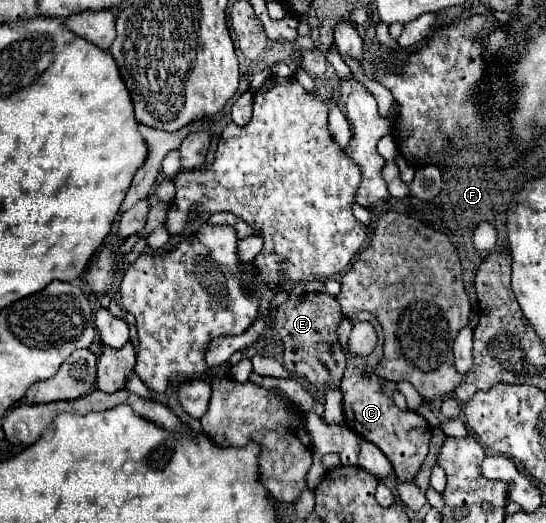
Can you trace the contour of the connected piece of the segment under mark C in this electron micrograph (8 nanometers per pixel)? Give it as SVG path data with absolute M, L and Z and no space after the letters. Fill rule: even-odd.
M365 312L357 314L355 318L343 318L343 322L339 324L337 334L339 334L339 342L341 342L343 350L347 350L347 354L349 354L349 366L347 366L347 370L343 374L343 380L341 380L345 424L353 432L365 436L375 446L379 446L379 450L393 464L395 476L399 480L413 480L415 474L419 472L421 464L423 464L423 456L429 450L431 432L429 432L429 424L427 424L427 420L423 416L419 416L413 410L401 410L401 408L397 408L395 402L381 392L381 378L371 368L383 356L383 350L381 350L383 348L383 338L381 338L381 328L379 328L377 320L371 314L365 314ZM349 320L367 320L367 322L371 322L377 328L379 340L377 340L377 346L373 348L371 354L367 354L367 356L355 356L355 354L349 352L349 334L353 330L353 322L349 322Z

